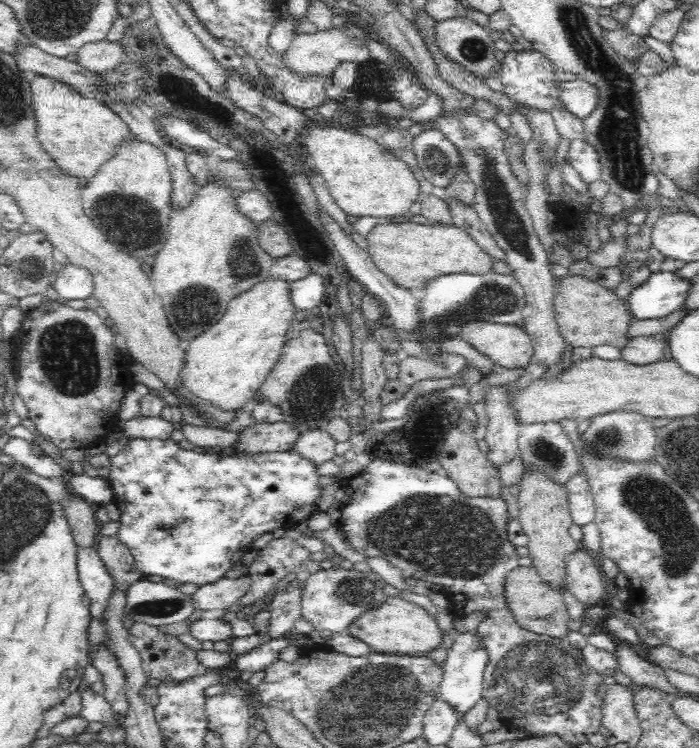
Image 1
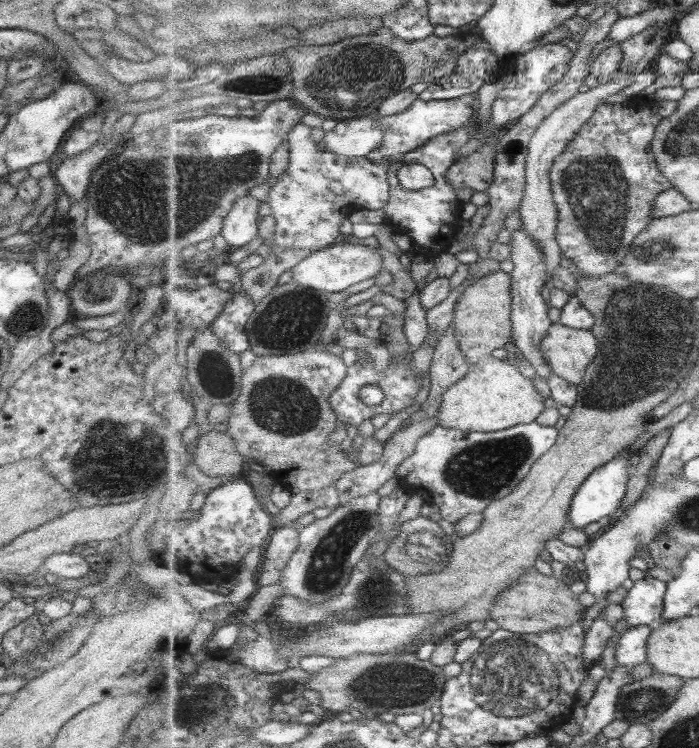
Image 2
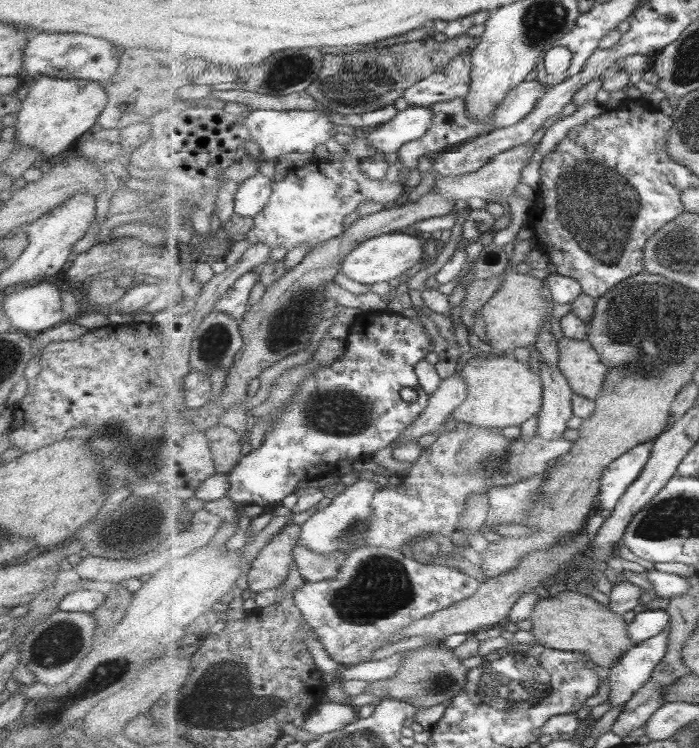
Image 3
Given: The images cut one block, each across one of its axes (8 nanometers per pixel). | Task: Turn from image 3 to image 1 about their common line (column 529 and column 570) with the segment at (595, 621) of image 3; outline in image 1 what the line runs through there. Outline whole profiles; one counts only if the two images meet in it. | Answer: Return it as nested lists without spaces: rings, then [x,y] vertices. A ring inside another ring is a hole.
[[[518,566],[507,575],[504,584],[506,607],[513,620],[523,629],[548,637],[564,638],[570,630],[567,628],[571,616],[567,612],[561,592],[549,588],[537,574],[534,567]]]

